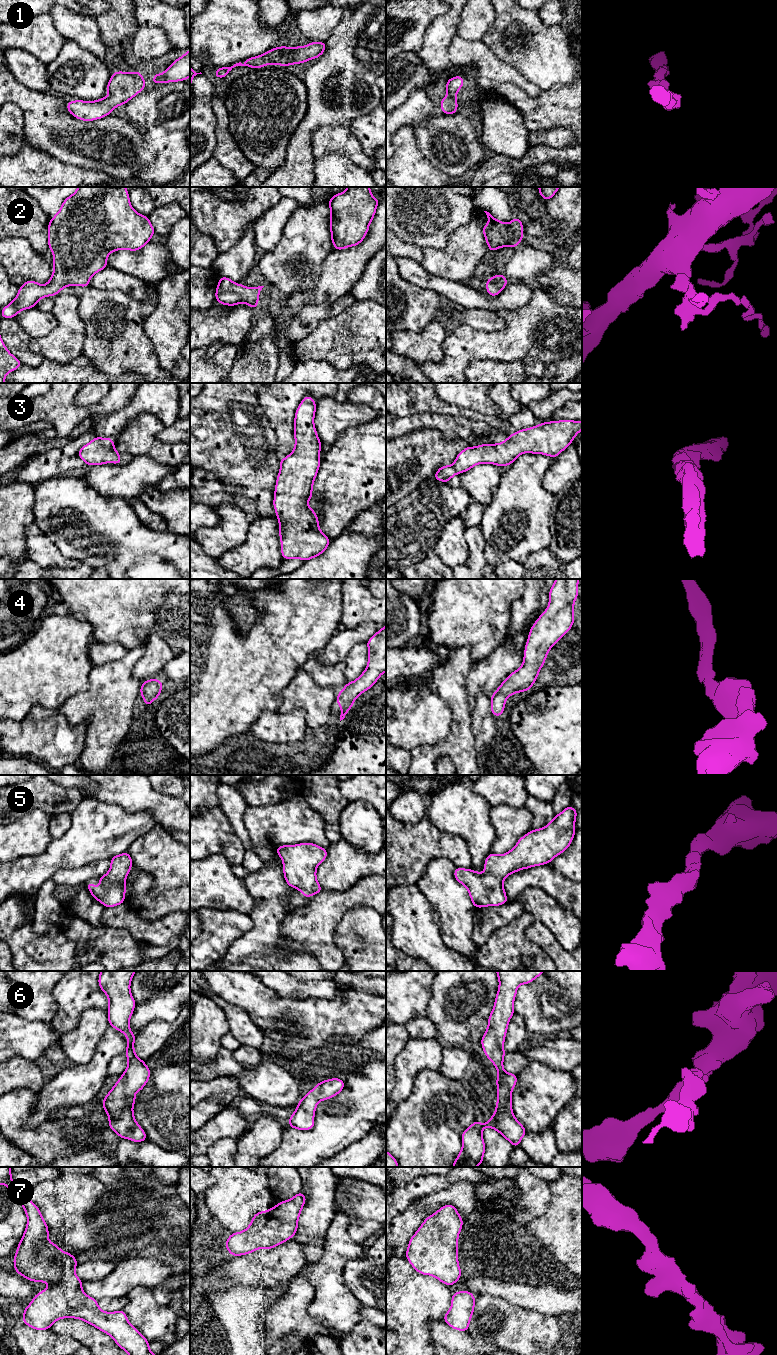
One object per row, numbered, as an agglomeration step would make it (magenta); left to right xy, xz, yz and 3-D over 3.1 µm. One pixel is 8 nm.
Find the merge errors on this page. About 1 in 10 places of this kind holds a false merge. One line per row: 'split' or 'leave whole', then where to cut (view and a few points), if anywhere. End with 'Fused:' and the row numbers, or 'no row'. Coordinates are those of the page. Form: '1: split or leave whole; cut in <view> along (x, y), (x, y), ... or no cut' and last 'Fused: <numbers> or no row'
1: leave whole; no cut
2: leave whole; no cut
3: leave whole; no cut
4: leave whole; no cut
5: leave whole; no cut
6: leave whole; no cut
7: leave whole; no cut
Fused: no row

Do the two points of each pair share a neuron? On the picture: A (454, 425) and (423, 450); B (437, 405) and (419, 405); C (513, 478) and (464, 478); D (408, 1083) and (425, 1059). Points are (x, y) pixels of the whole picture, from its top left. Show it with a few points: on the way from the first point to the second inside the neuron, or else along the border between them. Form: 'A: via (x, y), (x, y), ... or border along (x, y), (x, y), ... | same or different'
A: border along (420, 429), (438, 429), (448, 438), (465, 441) | different
B: via (433, 405), (423, 405) | same
C: border along (501, 474), (499, 483), (493, 489), (491, 500) | different
D: via (407, 1076), (418, 1063) | same

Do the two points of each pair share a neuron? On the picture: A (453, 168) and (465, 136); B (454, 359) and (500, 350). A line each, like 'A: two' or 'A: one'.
A: one
B: one

